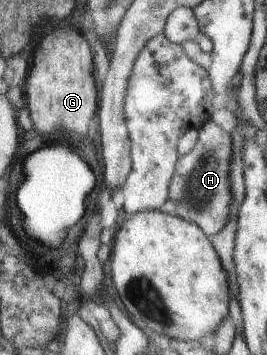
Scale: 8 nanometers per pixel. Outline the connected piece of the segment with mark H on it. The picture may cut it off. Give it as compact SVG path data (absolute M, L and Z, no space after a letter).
M213 120L200 127L198 146L181 157L172 181L171 199L180 217L200 225L211 238L228 227L232 219L234 191L232 190L232 162L234 162L234 133L224 130Z

